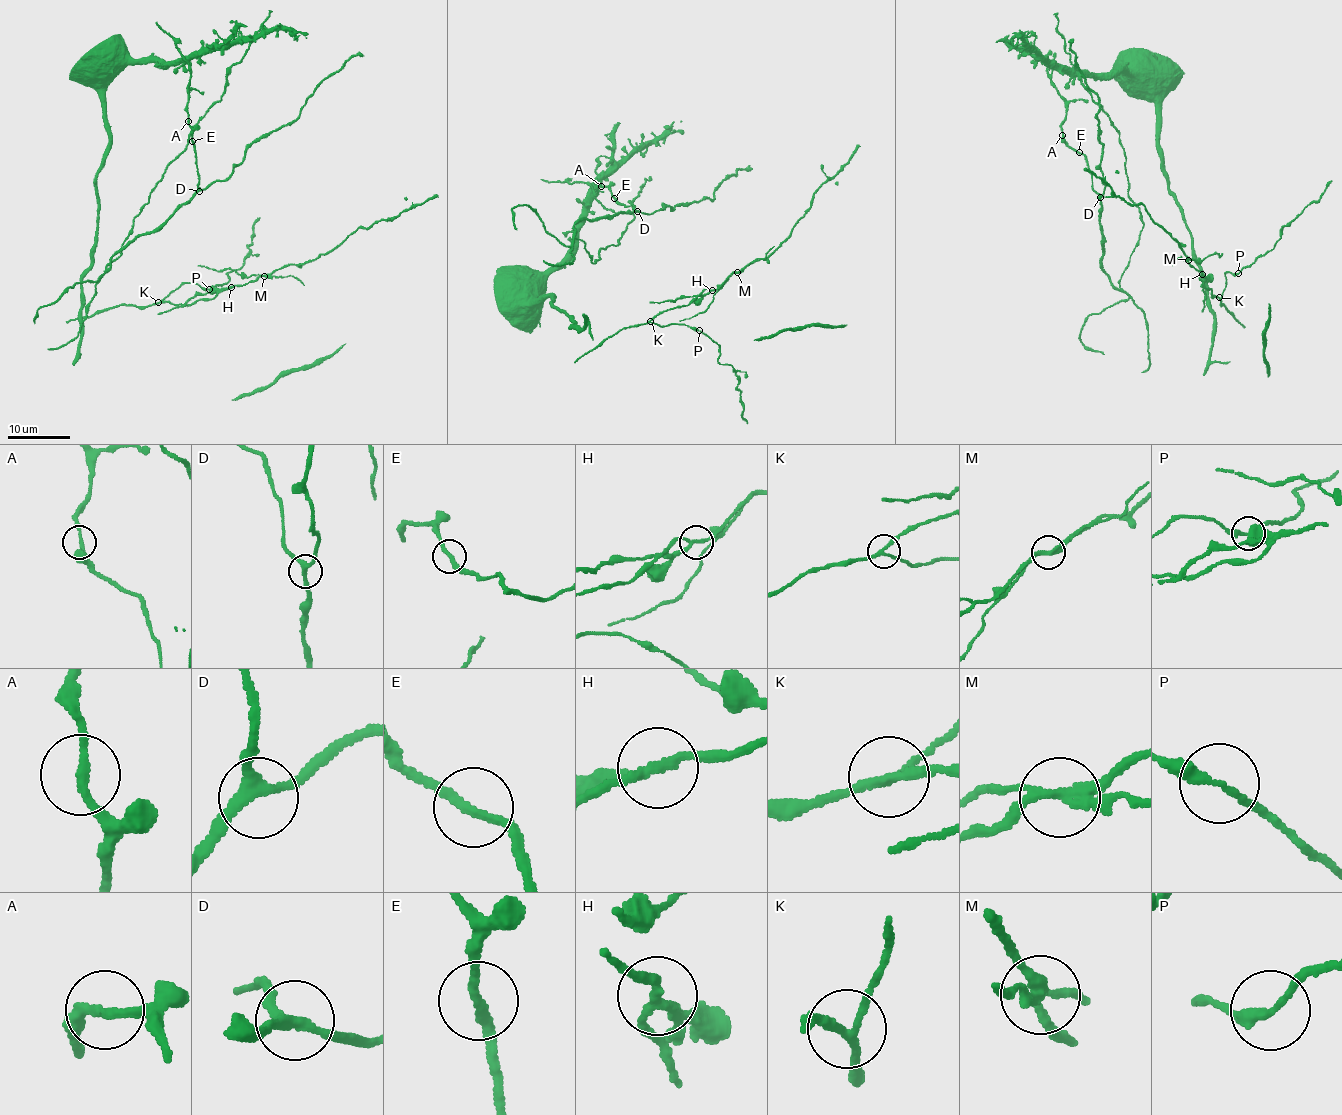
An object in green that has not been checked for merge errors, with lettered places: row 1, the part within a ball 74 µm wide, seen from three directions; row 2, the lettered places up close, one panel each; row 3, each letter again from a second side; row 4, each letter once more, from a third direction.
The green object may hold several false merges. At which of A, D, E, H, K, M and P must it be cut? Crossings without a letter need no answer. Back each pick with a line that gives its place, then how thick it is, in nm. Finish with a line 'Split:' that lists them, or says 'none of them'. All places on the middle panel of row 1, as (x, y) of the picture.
H: (712, 290) | 170 nm
M: (737, 272) | 240 nm
Split: H, M

